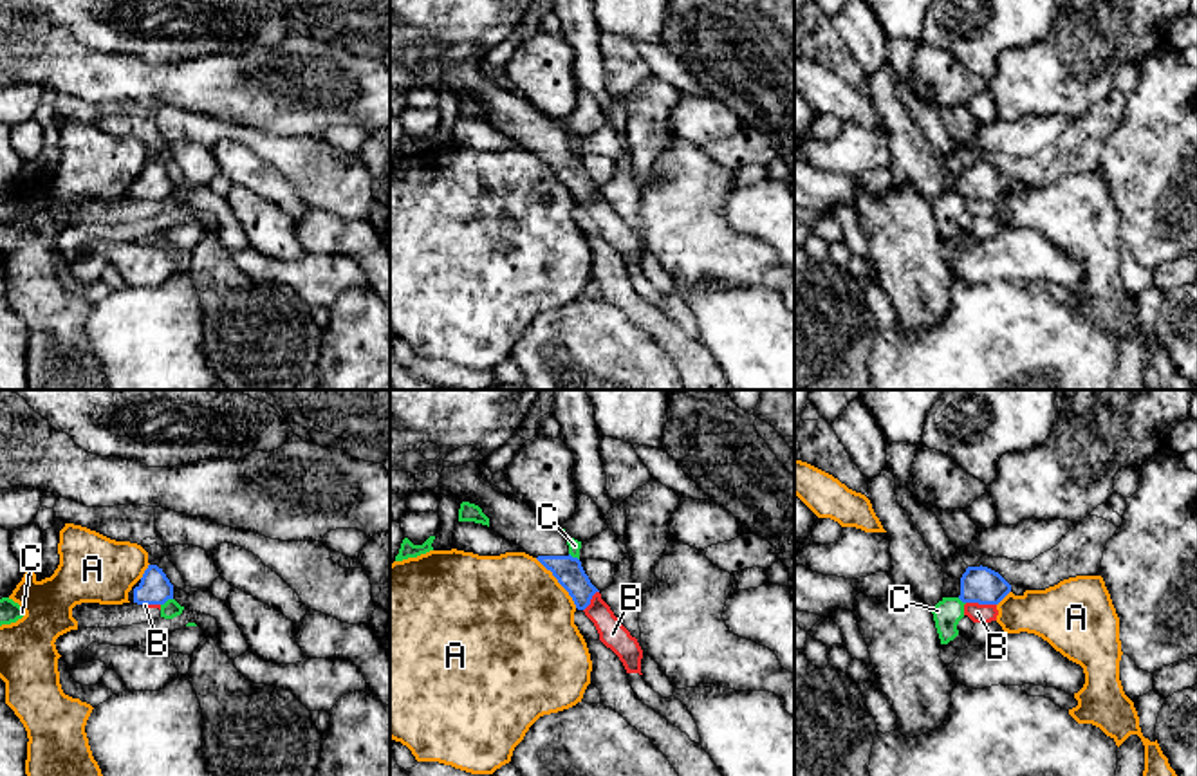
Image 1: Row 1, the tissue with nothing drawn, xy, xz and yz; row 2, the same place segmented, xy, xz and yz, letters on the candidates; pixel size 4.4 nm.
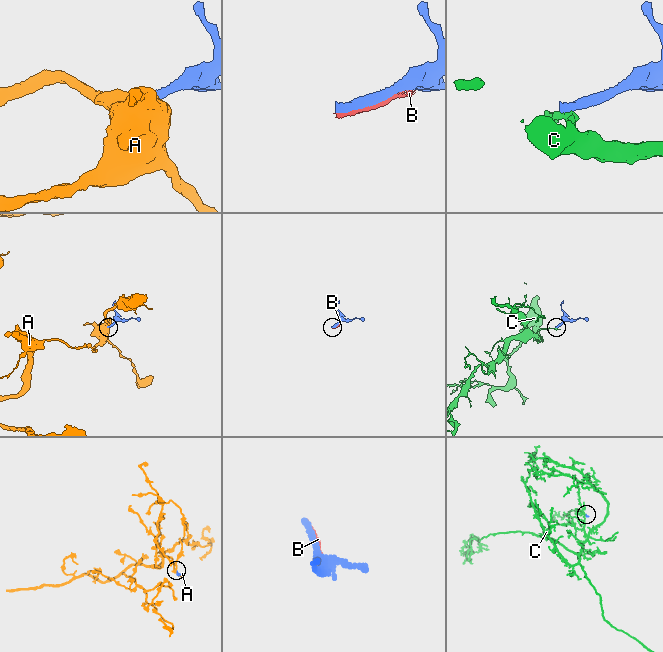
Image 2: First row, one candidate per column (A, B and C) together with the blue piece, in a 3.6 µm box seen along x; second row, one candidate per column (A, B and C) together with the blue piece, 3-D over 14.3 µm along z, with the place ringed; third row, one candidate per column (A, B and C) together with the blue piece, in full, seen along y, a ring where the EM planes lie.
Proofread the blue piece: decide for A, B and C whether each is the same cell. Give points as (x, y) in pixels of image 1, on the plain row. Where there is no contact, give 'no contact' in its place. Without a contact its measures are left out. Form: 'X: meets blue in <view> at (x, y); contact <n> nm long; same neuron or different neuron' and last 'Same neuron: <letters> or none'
A: meets blue in xz at (558, 177); contact 300 nm long; different neuron
B: meets blue in yz at (981, 199); contact 140 nm long; different neuron
C: meets blue in xy at (167, 195); contact 70 nm long; different neuron
Same neuron: none

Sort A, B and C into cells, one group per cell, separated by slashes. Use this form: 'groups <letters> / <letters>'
groups A / B / C

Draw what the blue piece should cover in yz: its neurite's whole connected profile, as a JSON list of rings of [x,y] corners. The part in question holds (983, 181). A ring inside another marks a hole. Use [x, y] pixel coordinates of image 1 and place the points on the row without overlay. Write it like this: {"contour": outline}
{"contour": [[[968,162],[960,175],[944,175],[944,193],[962,199],[998,200],[1011,188],[1011,180],[988,162]]]}

